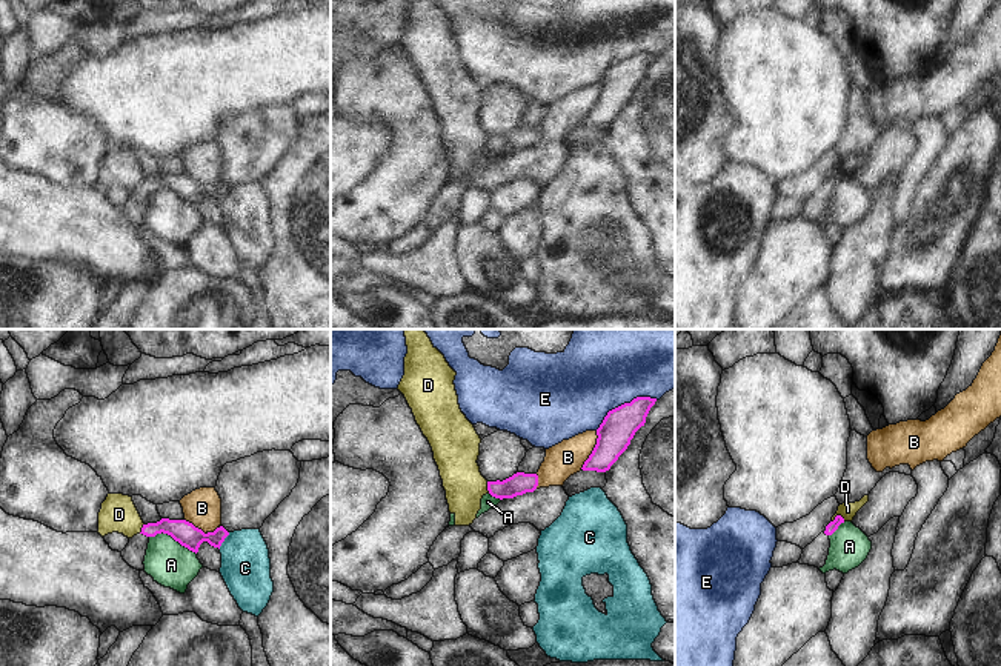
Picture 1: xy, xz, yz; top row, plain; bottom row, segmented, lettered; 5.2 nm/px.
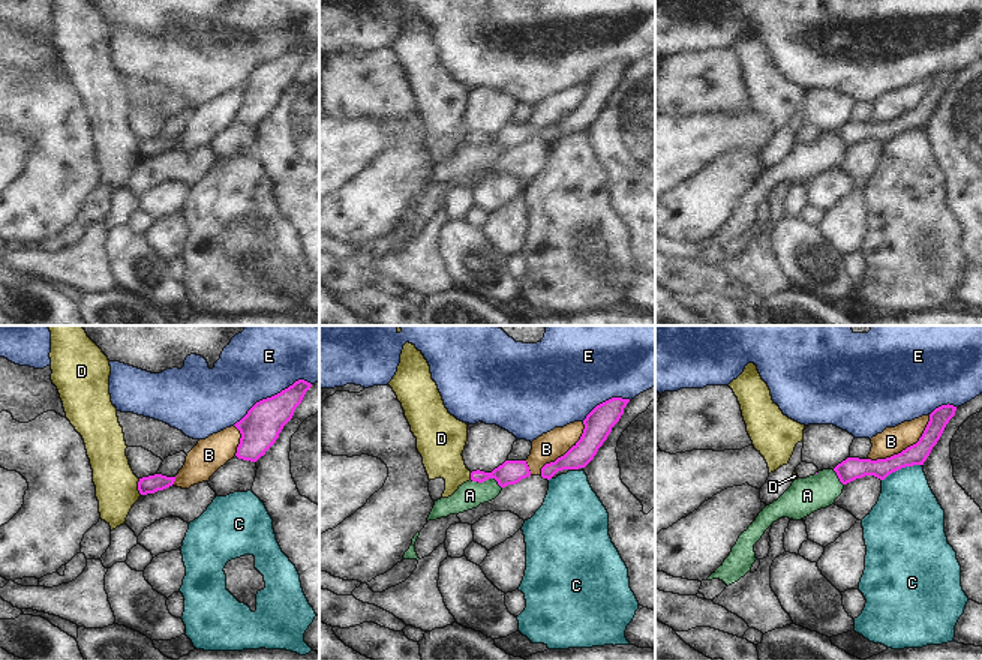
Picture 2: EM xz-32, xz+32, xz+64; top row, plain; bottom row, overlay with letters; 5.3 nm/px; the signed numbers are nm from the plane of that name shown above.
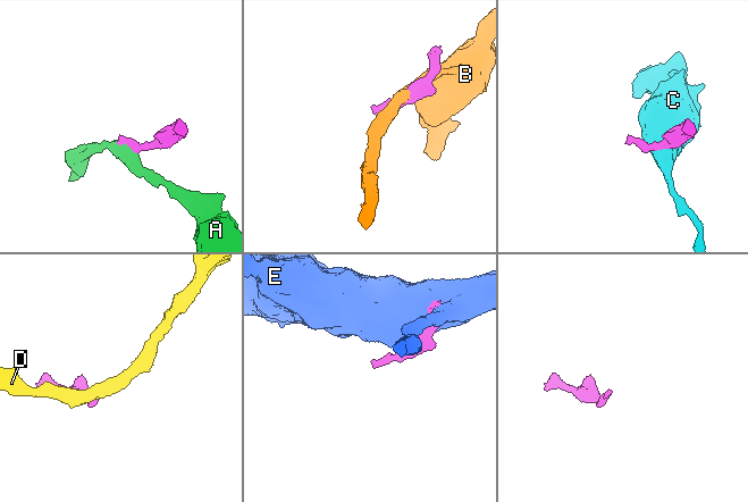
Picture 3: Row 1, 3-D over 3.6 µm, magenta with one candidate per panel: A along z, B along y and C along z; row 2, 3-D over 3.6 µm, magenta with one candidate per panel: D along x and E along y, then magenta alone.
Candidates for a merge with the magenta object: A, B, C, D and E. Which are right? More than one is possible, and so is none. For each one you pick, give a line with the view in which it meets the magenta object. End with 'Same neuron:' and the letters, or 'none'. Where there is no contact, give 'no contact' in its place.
Same neuron: none

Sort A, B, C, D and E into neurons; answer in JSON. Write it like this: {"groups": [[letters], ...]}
{"groups": [["A"], ["B"], ["C"], ["D"], ["E"]]}

